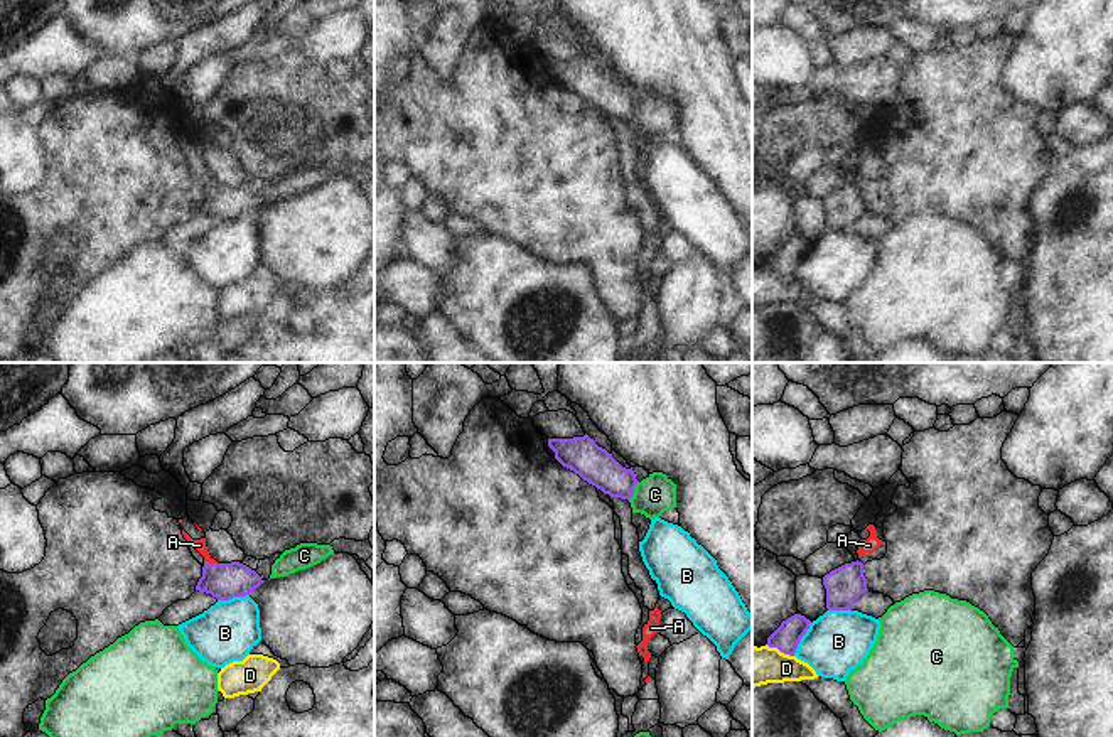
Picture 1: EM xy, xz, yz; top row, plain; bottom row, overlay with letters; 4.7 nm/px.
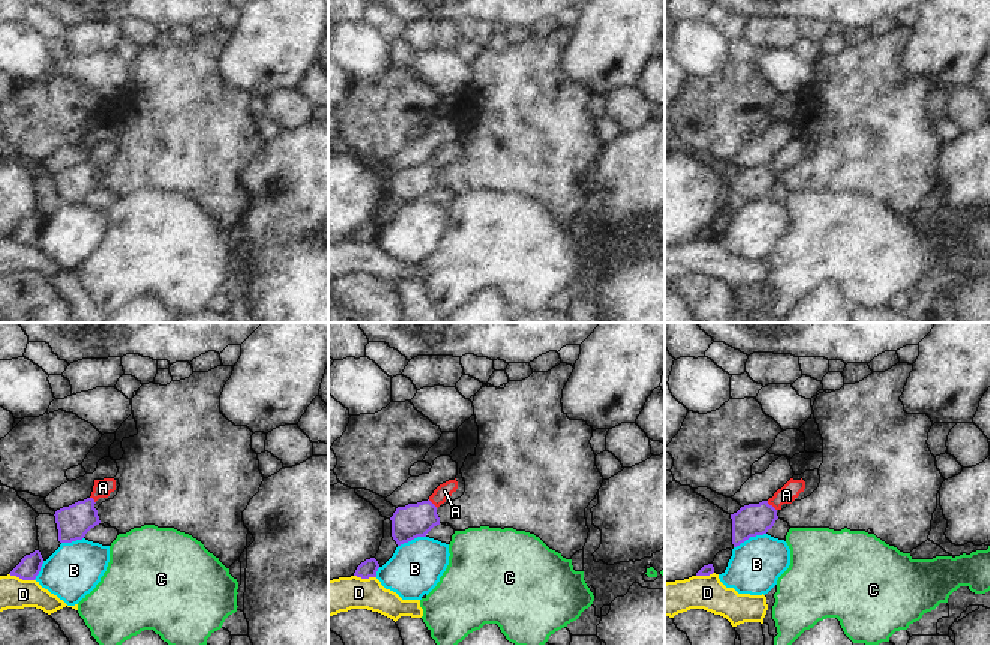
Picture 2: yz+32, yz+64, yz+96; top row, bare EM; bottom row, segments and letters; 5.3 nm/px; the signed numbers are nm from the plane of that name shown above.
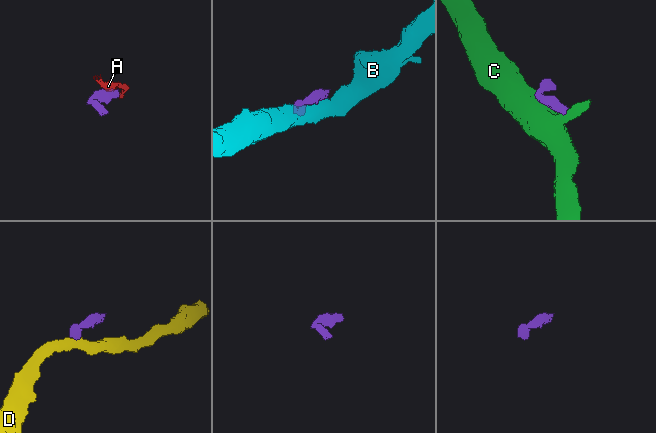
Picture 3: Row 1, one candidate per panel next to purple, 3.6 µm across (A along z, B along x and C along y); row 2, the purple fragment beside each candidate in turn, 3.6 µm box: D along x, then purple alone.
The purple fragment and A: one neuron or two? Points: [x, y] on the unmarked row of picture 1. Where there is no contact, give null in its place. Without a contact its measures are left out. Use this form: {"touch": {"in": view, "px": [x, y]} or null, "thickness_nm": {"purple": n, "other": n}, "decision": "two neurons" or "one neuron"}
{"touch": {"in": "xy", "px": [211, 186]}, "thickness_nm": {"purple": 180, "other": 60}, "decision": "two neurons"}

